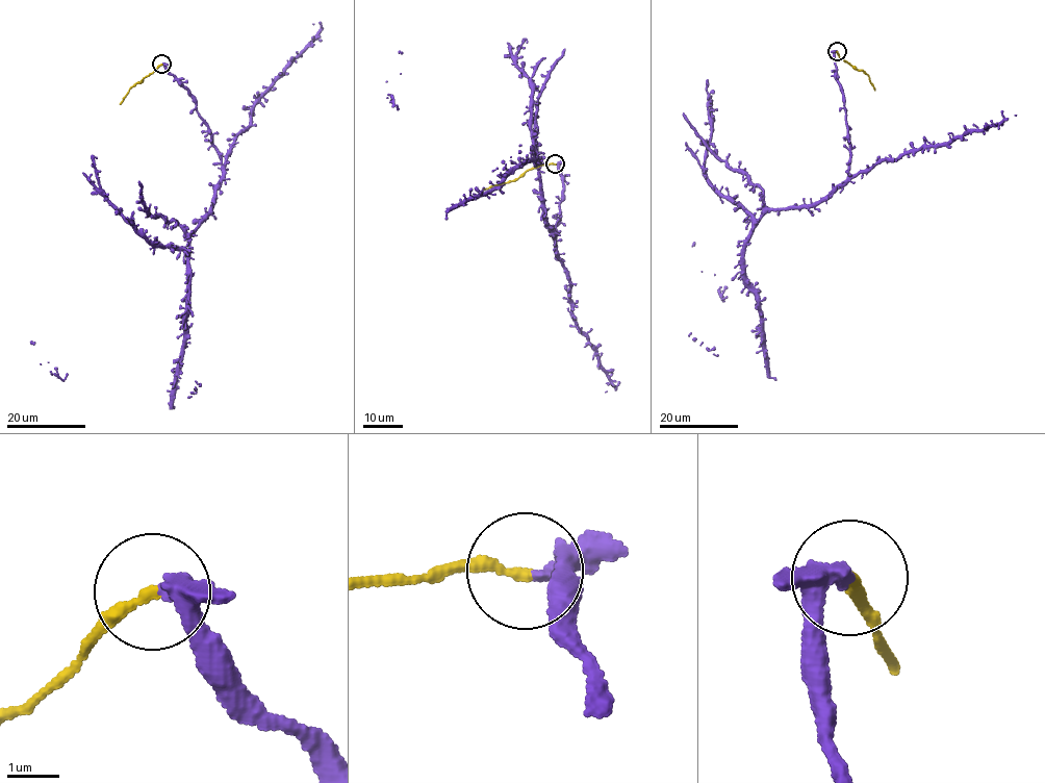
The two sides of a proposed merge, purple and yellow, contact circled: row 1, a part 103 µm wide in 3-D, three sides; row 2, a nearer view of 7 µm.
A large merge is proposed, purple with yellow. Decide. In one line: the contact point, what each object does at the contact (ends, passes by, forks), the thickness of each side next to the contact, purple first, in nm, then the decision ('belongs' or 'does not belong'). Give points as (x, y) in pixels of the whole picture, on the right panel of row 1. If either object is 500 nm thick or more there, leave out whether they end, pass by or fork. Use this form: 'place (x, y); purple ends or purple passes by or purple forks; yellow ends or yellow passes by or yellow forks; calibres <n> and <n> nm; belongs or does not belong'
place (837, 51); purple passes by; yellow ends; calibres 240 and 240 nm; does not belong

